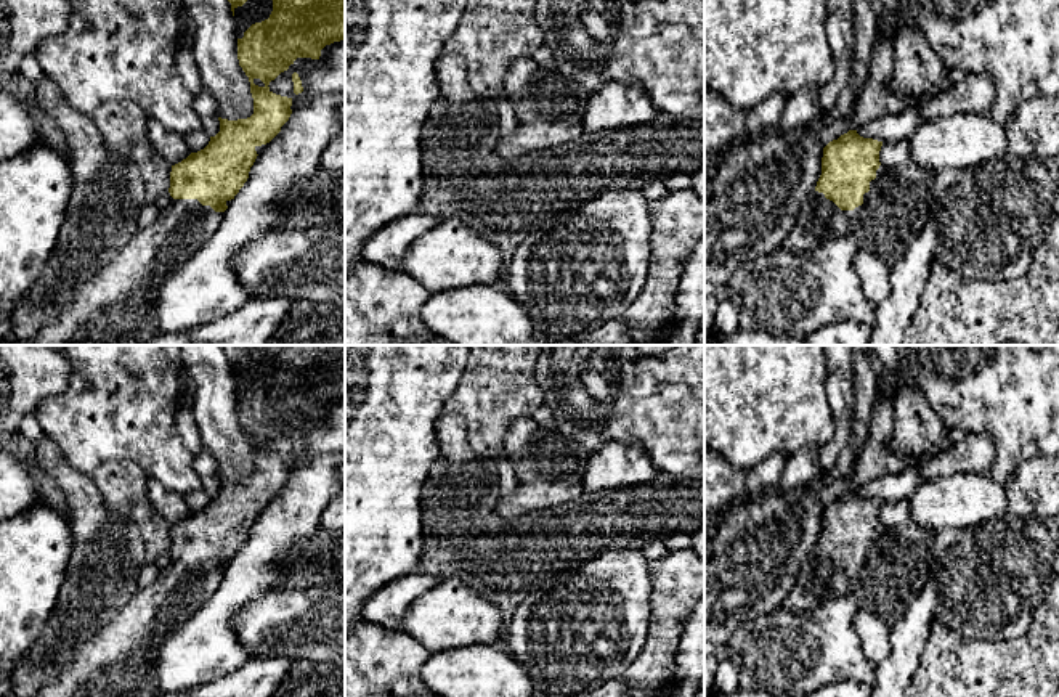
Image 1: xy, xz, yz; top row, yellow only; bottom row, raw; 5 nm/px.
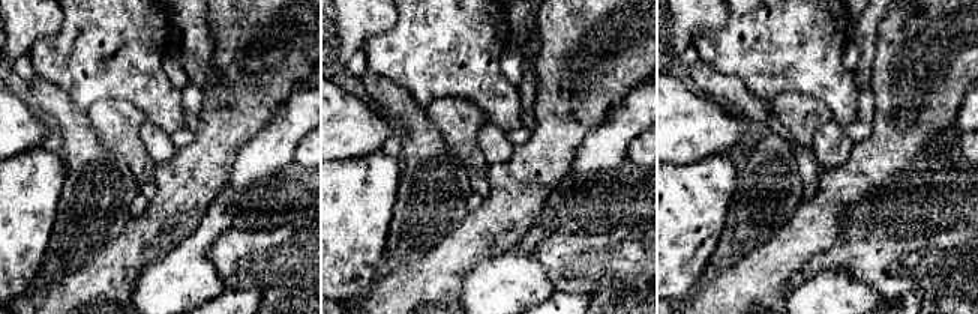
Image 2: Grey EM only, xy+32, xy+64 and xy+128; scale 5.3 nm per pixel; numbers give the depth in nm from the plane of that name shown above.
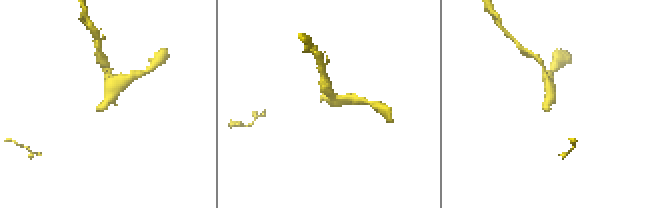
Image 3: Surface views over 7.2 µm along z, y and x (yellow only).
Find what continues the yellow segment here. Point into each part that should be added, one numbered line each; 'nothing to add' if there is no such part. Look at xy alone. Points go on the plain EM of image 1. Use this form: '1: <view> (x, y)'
1: xy (117, 660)

